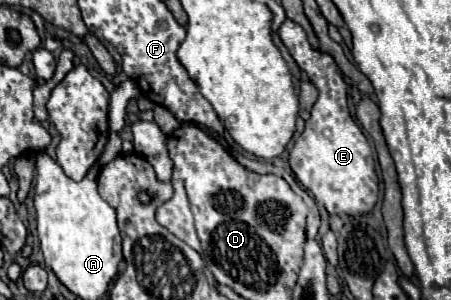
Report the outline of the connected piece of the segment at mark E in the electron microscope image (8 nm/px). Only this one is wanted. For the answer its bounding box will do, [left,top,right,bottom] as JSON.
[279,20,379,216]

